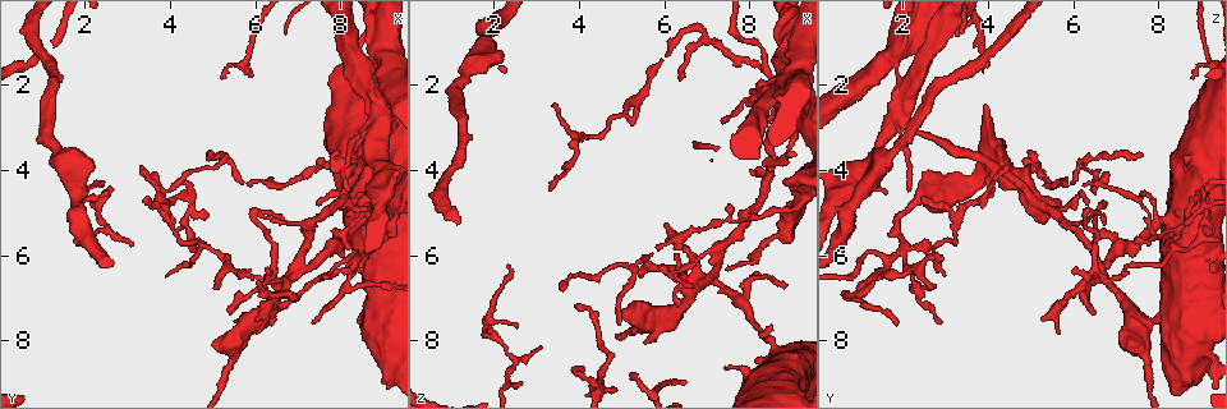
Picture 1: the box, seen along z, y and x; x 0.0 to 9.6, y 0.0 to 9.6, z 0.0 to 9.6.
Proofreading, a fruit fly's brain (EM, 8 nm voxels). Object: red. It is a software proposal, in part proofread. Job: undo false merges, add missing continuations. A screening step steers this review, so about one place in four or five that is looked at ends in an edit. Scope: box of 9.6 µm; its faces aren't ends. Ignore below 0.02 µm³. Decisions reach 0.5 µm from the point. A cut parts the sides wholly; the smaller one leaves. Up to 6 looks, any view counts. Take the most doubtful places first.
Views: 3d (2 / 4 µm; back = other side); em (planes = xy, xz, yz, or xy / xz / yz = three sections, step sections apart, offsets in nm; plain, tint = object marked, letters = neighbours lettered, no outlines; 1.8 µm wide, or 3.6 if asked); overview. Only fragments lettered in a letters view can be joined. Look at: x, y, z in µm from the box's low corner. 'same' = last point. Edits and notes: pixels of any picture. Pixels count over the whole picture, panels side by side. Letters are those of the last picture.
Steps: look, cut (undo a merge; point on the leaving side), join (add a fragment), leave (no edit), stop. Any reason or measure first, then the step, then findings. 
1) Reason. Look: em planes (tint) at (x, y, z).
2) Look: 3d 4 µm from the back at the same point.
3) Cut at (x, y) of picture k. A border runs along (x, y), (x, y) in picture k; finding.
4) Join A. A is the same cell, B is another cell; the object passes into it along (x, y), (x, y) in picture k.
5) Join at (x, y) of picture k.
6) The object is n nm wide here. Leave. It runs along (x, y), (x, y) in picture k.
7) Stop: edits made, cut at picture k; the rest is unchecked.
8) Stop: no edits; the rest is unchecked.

Four or more arms meet. Look: 3d 4 µm at (7.10, 6.40, 6.65).

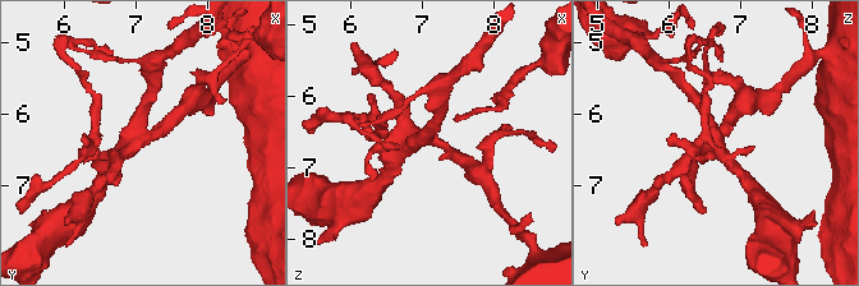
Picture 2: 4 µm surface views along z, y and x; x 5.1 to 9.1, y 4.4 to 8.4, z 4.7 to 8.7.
Look: em planes (tint) at (7.05, 6.40, 6.60).

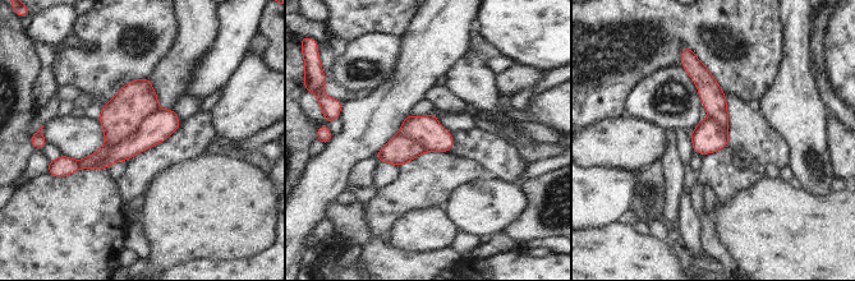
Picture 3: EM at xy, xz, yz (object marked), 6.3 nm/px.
Look: em planes (letters) at the same point.

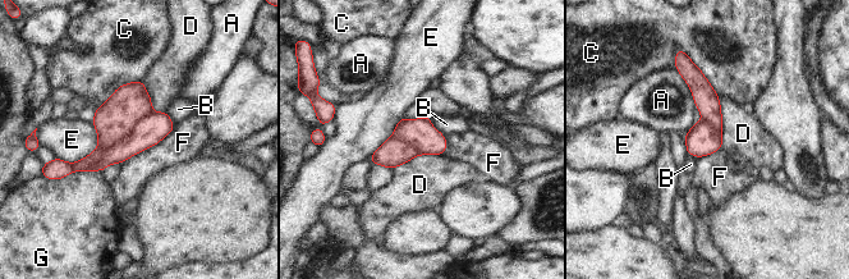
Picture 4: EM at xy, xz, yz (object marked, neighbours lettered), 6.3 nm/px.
The longest contact is with F, 420 nm. Cut at (114, 119) of picture 4. A, B, C, D, E, F and G are other cells; a border runs along (151, 110), (83, 170) in picture 4; a second neuron is stuck on.

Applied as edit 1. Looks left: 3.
Calibre changes. Look: em 3.6 µm yz step 8 (tint) at (8.65, 5.15, 8.25).

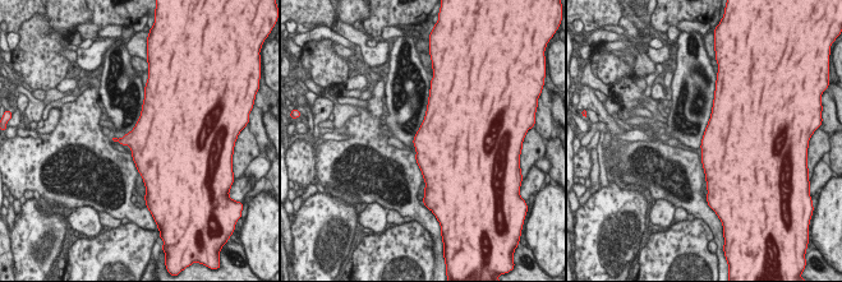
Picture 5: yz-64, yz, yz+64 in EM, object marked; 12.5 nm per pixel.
Another direction. Look: em 3.6 µm planes (letters) at the same point.

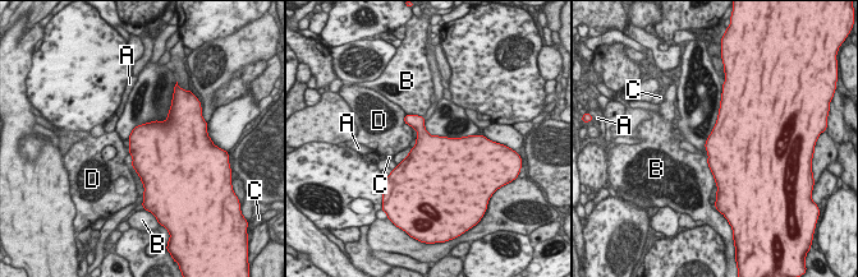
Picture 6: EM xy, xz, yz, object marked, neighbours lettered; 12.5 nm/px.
Leave. A, B, C and D are other cells; a border runs along (404, 115), (404, 121), (412, 127) in picture 6; all the same neuron.

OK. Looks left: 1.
Stop: edits made, cut at picture 4; the rest is unchecked.

